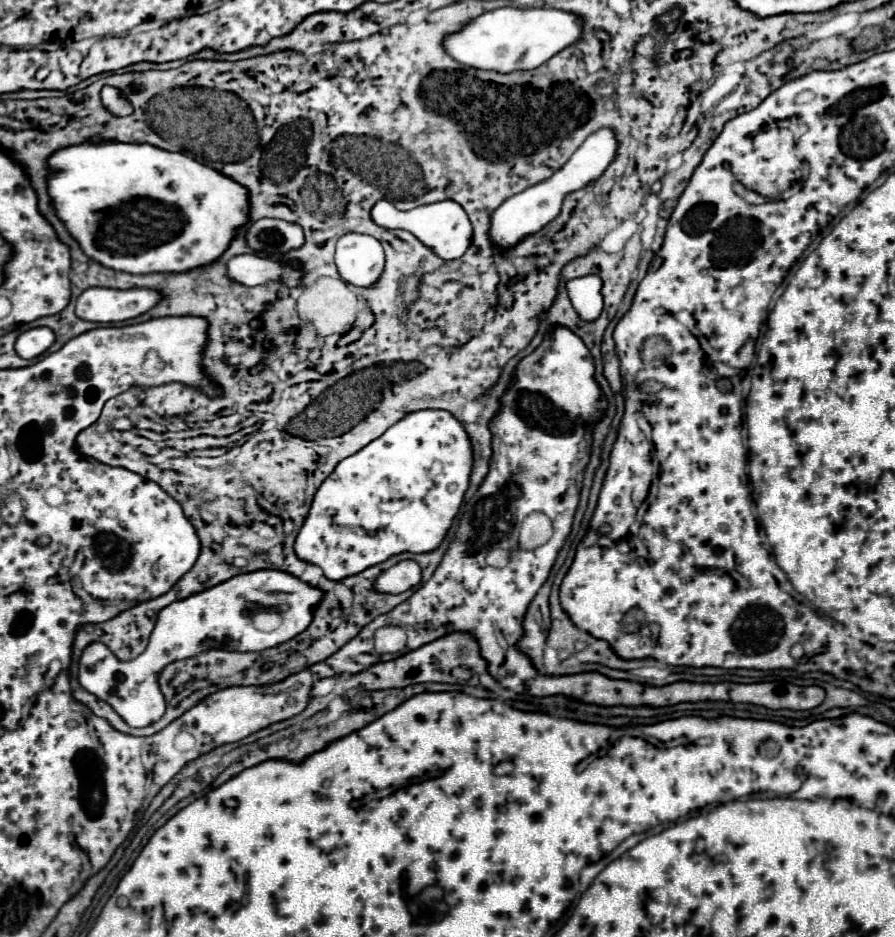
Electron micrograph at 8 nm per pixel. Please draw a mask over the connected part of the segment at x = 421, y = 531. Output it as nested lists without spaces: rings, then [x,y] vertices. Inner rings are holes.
[[[419,410],[403,416],[379,438],[347,456],[317,490],[305,524],[295,540],[299,560],[315,564],[329,580],[345,580],[401,552],[431,552],[445,538],[473,468],[473,448],[463,426],[445,410]]]

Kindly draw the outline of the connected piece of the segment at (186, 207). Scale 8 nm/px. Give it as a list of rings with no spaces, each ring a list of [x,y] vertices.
[[[85,140],[55,150],[47,158],[47,168],[51,206],[69,234],[91,260],[129,274],[187,272],[211,264],[227,250],[237,226],[245,224],[249,214],[249,194],[241,184],[181,152],[167,152],[151,144]]]

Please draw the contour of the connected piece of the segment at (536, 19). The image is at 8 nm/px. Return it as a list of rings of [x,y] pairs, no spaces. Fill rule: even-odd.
[[[497,8],[465,22],[461,30],[443,38],[445,52],[457,62],[479,70],[533,70],[581,38],[581,20],[555,8]]]

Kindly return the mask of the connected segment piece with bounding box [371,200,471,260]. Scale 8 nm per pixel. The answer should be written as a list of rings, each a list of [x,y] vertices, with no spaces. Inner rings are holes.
[[[379,200],[371,208],[371,220],[377,226],[381,226],[381,228],[403,228],[403,230],[409,230],[427,248],[431,248],[439,258],[445,258],[445,260],[461,258],[465,254],[465,250],[469,248],[469,244],[471,244],[471,222],[469,222],[465,210],[453,200],[425,204],[425,206],[419,206],[419,208],[409,210],[409,212],[397,210],[389,200]]]

